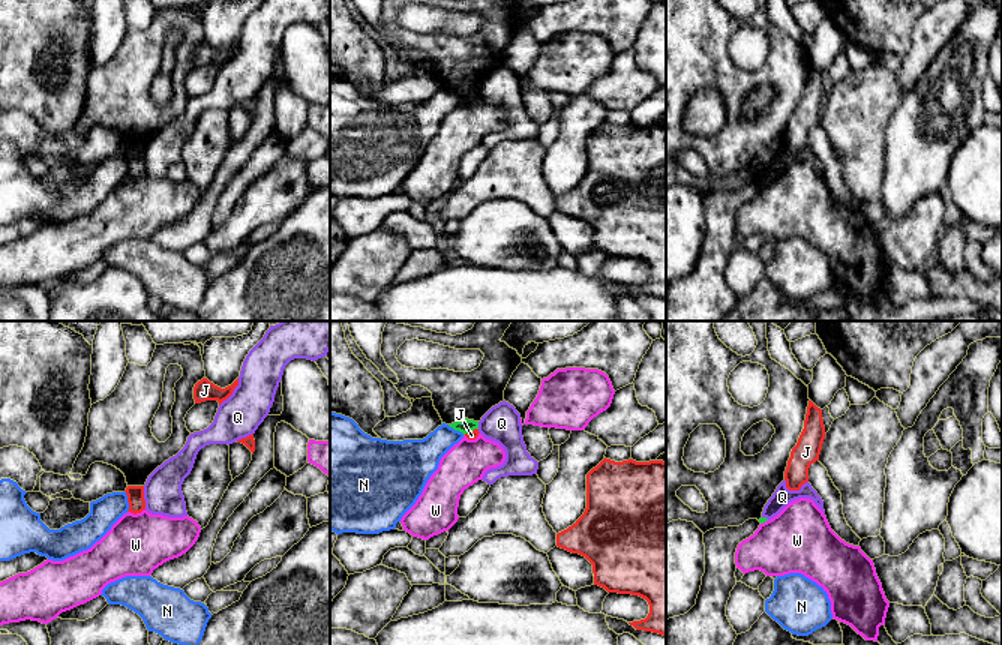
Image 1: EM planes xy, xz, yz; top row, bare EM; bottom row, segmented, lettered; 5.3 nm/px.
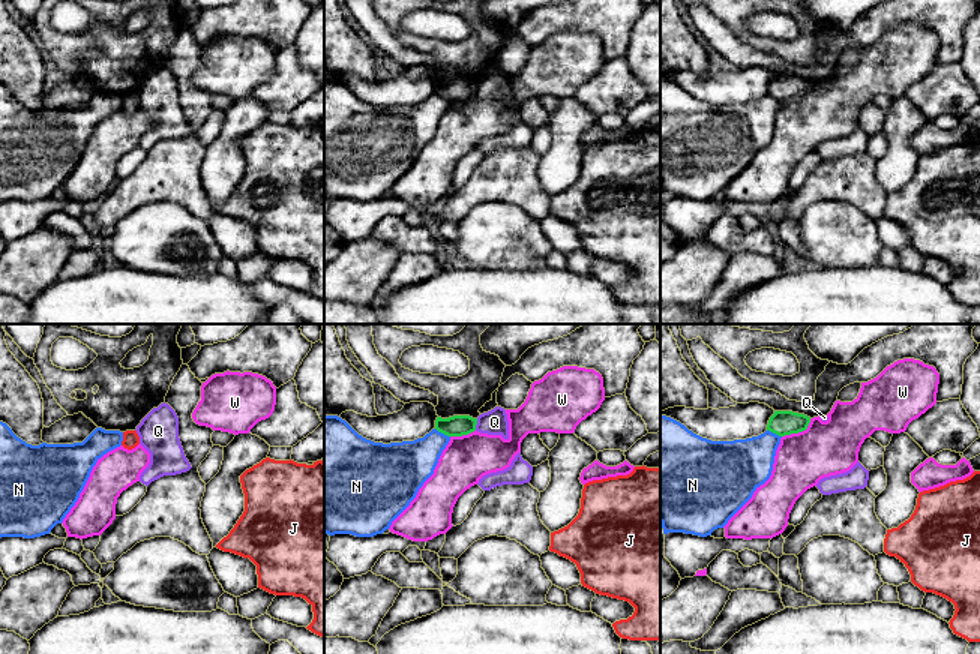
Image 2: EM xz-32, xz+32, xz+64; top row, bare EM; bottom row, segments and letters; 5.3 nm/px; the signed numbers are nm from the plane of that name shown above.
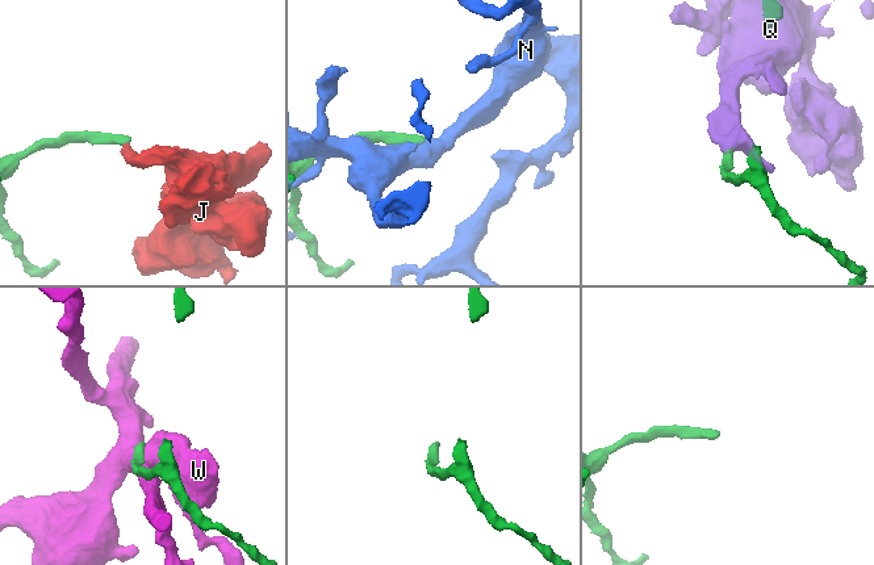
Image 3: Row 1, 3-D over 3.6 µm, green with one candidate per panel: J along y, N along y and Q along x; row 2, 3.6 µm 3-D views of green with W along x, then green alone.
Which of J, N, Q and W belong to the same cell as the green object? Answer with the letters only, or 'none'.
none

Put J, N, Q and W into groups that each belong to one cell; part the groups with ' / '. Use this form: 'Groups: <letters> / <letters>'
Groups: J / N / Q / W

